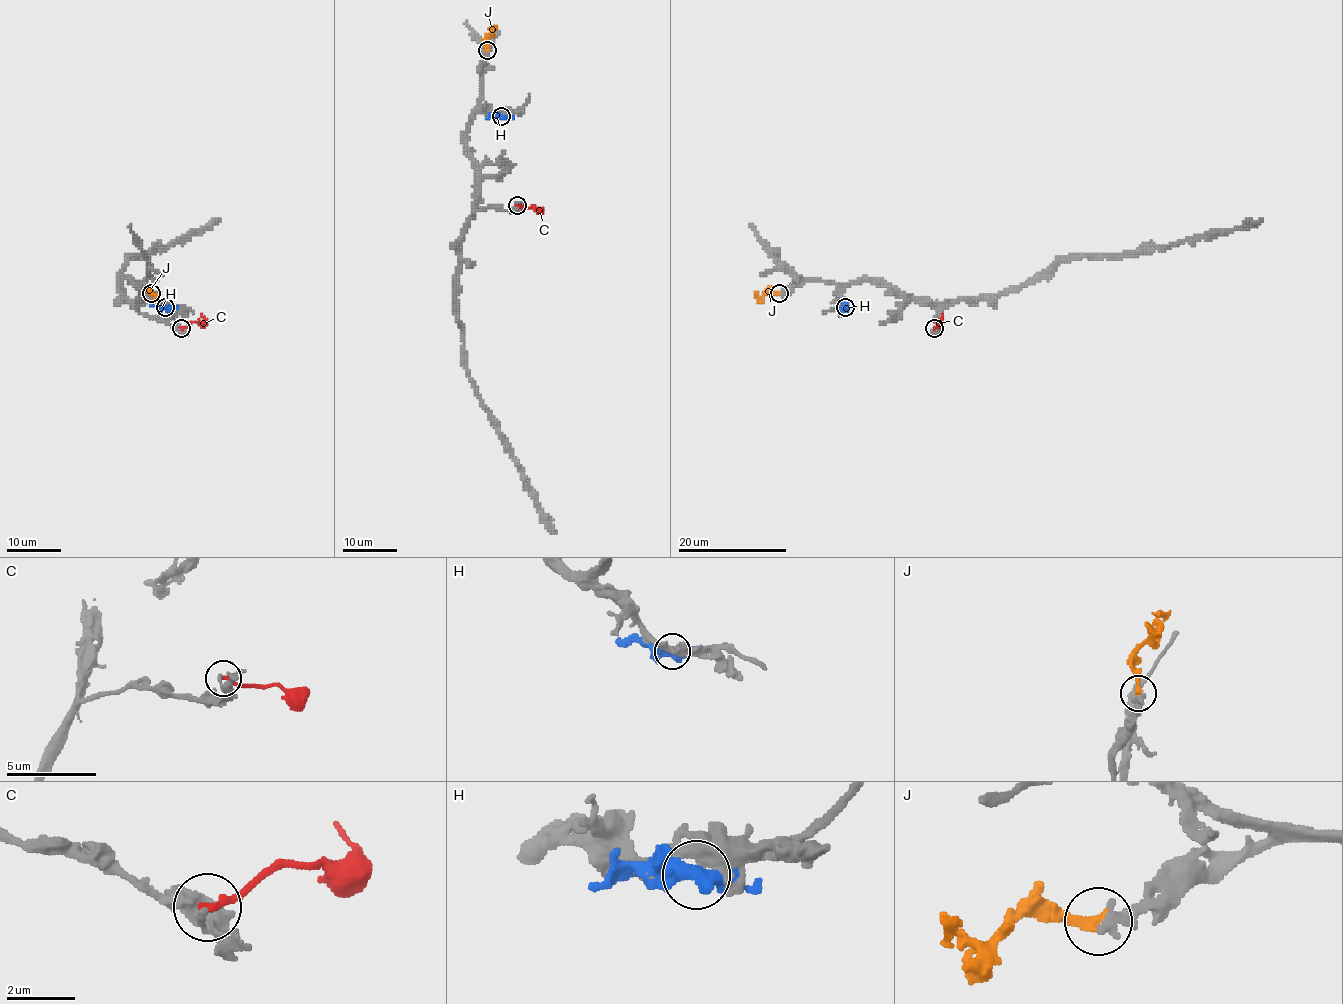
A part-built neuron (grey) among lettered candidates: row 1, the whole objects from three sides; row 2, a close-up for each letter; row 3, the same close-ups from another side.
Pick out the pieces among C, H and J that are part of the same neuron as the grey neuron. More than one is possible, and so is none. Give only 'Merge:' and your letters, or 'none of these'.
Merge: J

